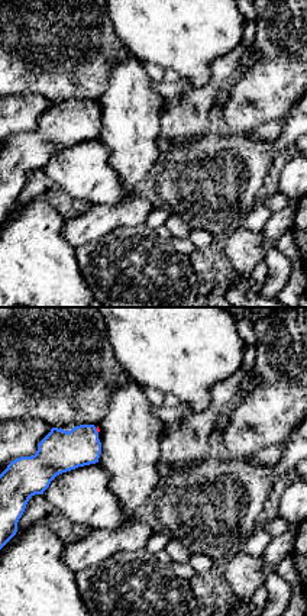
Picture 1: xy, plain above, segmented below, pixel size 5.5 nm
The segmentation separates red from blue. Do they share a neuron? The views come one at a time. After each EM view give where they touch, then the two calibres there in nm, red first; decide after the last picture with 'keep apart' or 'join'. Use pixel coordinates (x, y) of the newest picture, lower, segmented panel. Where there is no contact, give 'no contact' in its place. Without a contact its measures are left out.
contact (97, 431); calibres 20 and 240 nm

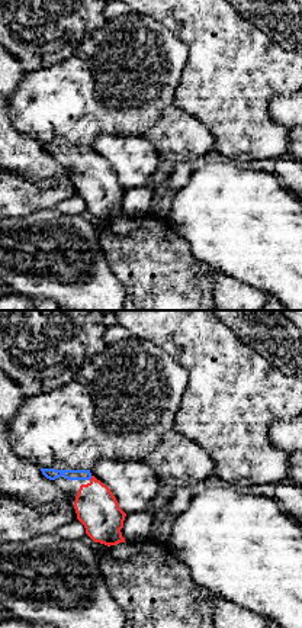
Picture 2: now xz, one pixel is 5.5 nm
contact (92, 477); calibres 240 and 60 nm

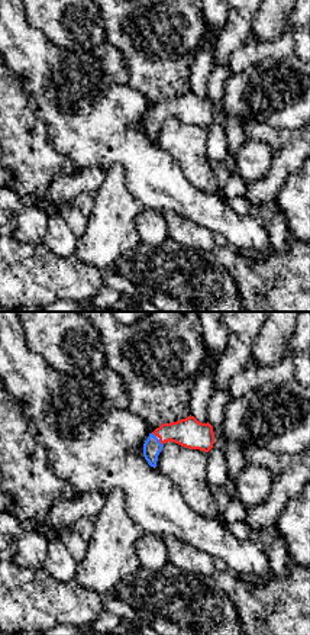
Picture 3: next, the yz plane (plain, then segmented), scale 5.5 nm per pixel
contact (160, 441); calibres 170 and 100 nm

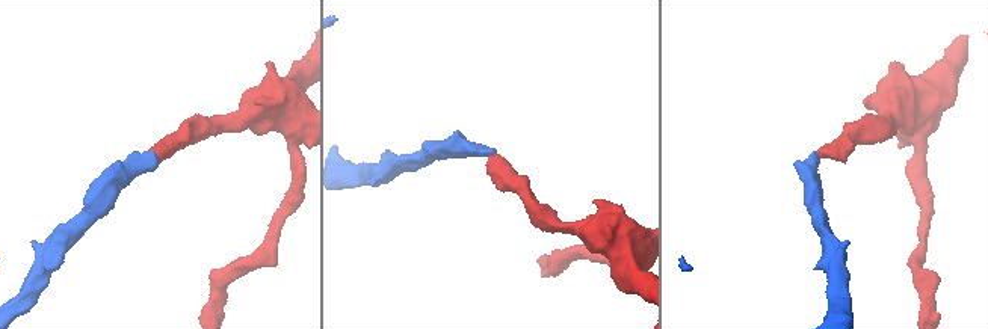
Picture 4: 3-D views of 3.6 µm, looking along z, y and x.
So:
join

